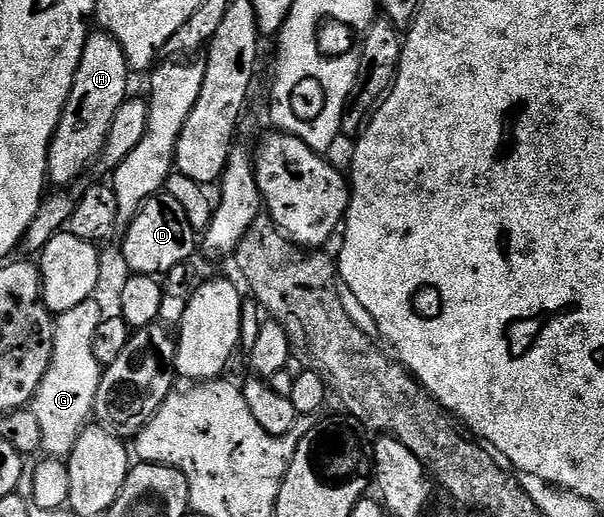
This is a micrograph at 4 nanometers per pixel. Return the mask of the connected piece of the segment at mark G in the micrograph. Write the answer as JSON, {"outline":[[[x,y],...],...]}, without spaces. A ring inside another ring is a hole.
{"outline":[[[98,298],[81,301],[81,305],[61,313],[55,319],[53,333],[53,357],[37,393],[32,397],[29,410],[41,424],[41,451],[44,456],[66,460],[77,437],[84,427],[92,422],[95,414],[97,385],[101,385],[104,368],[100,367],[97,357],[93,357],[93,333],[105,317],[99,308]]]}

